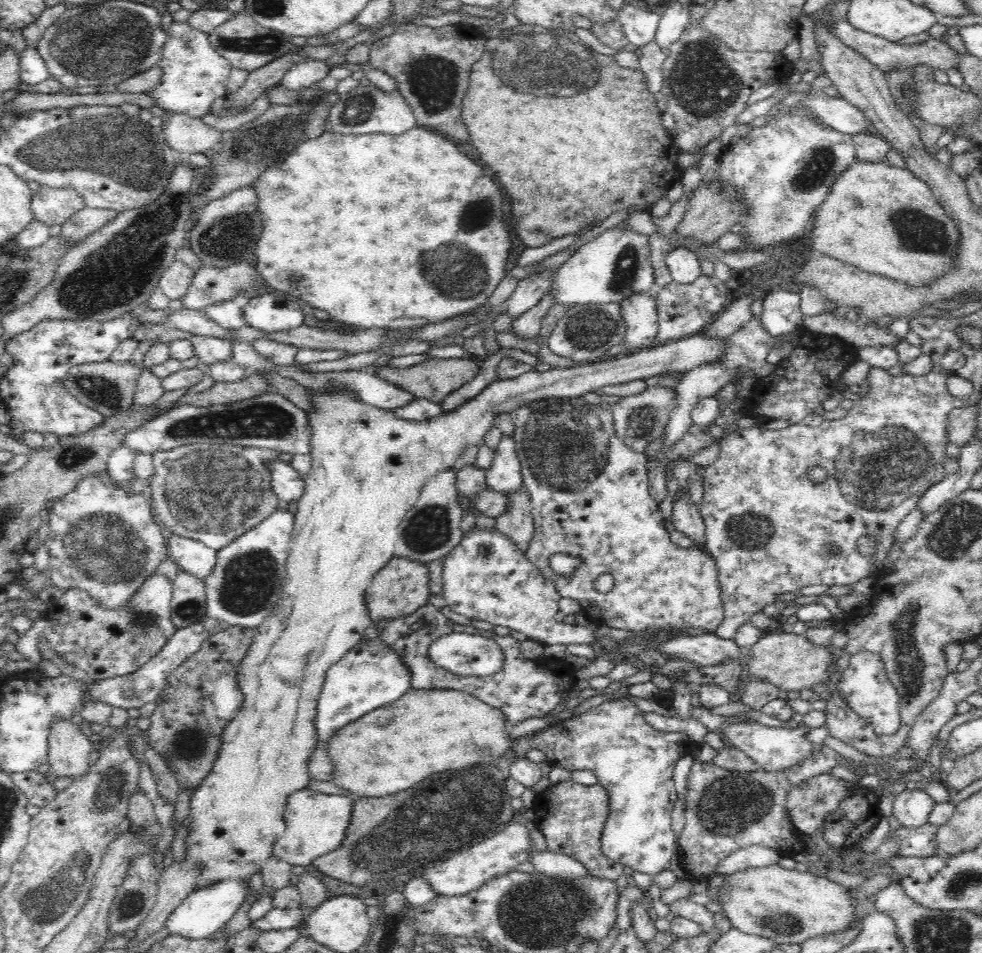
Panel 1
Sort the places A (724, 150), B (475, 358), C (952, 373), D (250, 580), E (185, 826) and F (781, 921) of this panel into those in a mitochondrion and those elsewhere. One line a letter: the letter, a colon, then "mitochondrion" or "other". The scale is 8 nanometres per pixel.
A: other
B: other
C: other
D: mitochondrion
E: other
F: mitochondrion

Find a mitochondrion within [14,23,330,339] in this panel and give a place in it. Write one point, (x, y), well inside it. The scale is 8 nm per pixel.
(134, 252)

